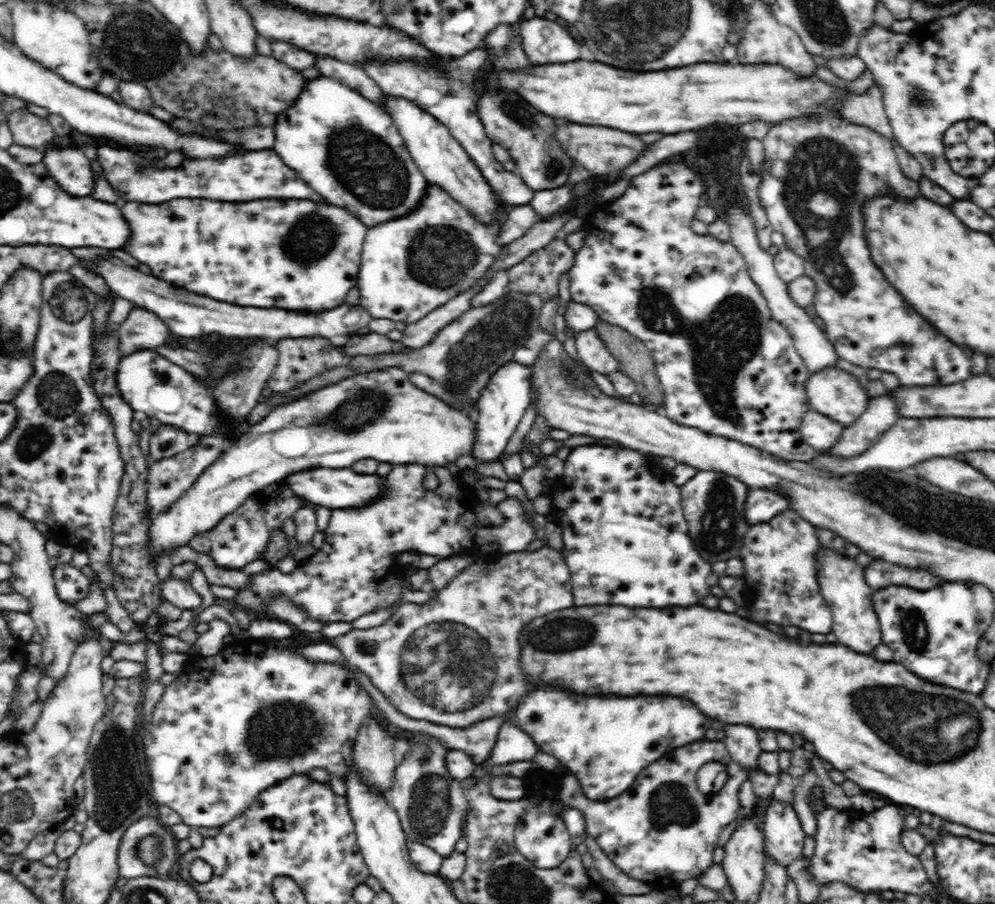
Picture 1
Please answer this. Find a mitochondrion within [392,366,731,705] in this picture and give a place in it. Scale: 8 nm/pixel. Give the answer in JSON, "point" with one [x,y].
{"point":[557,635]}

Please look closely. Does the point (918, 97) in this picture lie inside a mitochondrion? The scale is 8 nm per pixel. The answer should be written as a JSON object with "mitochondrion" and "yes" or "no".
{"mitochondrion":"yes"}

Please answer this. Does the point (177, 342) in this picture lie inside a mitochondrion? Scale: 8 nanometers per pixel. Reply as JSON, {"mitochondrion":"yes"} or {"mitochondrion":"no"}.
{"mitochondrion":"no"}

